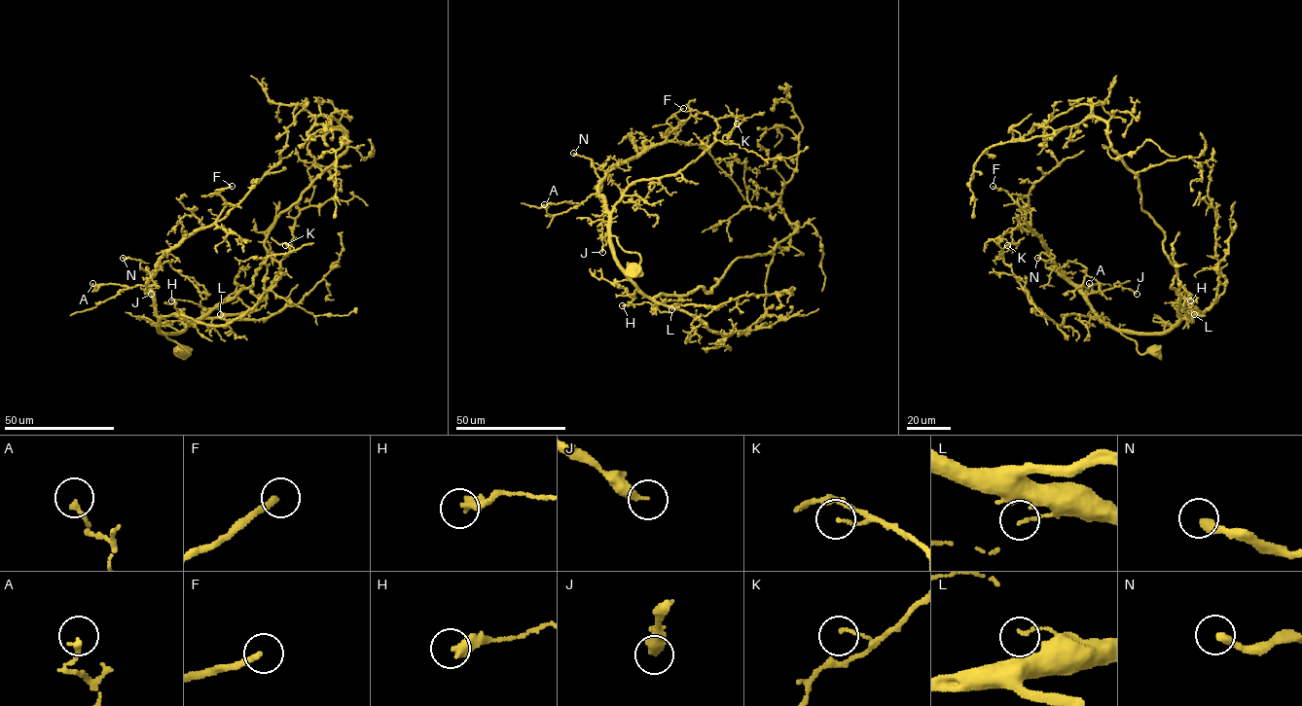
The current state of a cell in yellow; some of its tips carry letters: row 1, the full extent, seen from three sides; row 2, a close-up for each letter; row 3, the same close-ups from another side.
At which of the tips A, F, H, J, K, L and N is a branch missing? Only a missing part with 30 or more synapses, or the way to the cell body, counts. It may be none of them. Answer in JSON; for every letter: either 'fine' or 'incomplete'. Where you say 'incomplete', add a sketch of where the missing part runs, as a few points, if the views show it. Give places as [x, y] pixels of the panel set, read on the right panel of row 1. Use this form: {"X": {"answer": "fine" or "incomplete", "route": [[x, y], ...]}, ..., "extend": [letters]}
{"A": {"answer": "fine"}, "F": {"answer": "fine"}, "H": {"answer": "fine"}, "J": {"answer": "fine"}, "K": {"answer": "fine"}, "L": {"answer": "fine"}, "N": {"answer": "incomplete", "route": [[1037, 258], [1032, 254], [1058, 259], [1072, 268]]}, "extend": ["N"]}

